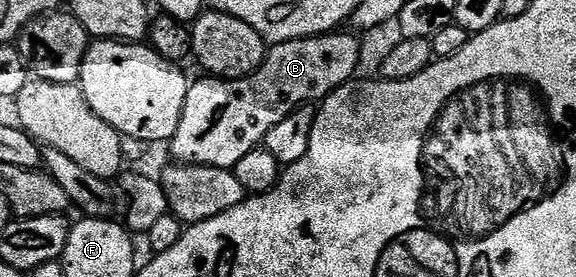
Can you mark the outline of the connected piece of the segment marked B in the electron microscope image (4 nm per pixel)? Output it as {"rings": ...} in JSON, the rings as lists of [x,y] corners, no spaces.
{"rings":[[[343,33],[276,42],[268,49],[259,69],[246,78],[224,80],[203,76],[192,81],[181,124],[173,139],[174,161],[189,166],[216,166],[231,170],[245,152],[262,143],[273,124],[281,124],[285,116],[300,106],[322,103],[337,88],[347,85],[356,77],[359,42],[354,33]]]}

